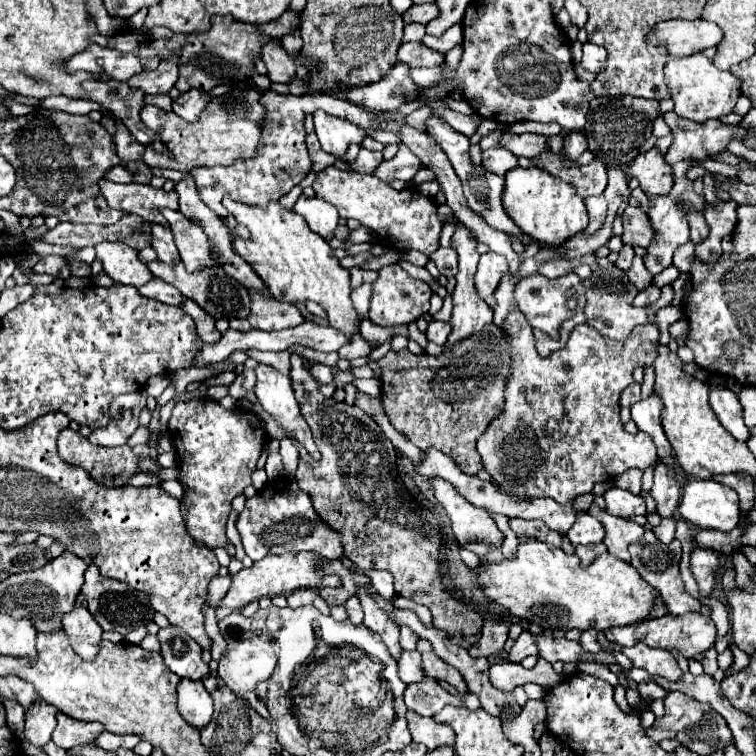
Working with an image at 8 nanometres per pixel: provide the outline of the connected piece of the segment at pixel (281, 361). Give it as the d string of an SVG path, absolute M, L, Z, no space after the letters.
M247 351L249 353L249 357L253 357L255 361L259 361L259 363L265 363L265 365L271 365L271 367L275 367L277 371L281 371L281 373L289 373L289 367L291 367L291 363L289 363L289 353L287 351L281 351L281 353L261 353L261 351Z

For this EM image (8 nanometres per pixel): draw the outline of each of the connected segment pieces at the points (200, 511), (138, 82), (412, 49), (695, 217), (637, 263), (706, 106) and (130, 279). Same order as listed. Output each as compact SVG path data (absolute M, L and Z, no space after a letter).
M193 399L175 403L167 433L177 457L177 479L183 487L181 503L187 509L187 533L209 549L225 549L229 543L225 523L231 513L231 501L251 485L257 459L267 443L265 429L251 409L223 409L213 399Z
M171 57L167 61L161 61L155 71L143 71L139 75L133 75L127 83L133 89L141 89L145 95L155 95L169 93L175 81L177 81L177 57Z
M403 43L397 51L397 59L409 67L435 67L445 61L445 55L431 51L423 43Z
M682 204L681 207L684 207L685 211L687 211L690 240L693 241L693 245L697 245L697 243L701 243L703 239L707 239L707 235L709 235L709 225L705 223L705 217L701 215L701 213L697 213L690 207L685 207L685 205Z
M635 255L635 259L633 259L633 265L631 265L631 269L629 271L625 271L625 275L627 275L627 279L641 291L641 289L645 289L651 281L653 281L653 275L645 269L645 263L643 263L643 257L639 257L639 255Z
M703 53L689 57L669 57L665 63L665 83L669 85L671 99L675 101L673 111L679 117L695 123L705 123L707 119L719 119L731 113L741 95L741 81L729 71L719 71Z
M99 243L95 245L95 253L103 271L115 283L141 287L153 277L147 265L137 259L137 249L131 249L125 243Z

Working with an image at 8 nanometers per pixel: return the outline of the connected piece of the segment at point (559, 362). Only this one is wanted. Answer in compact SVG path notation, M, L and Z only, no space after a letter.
M609 169L609 185L603 195L609 201L607 219L603 227L593 233L577 233L561 245L565 253L553 247L539 249L531 259L519 263L517 273L505 273L493 297L493 323L503 329L509 341L509 375L505 385L503 411L489 423L477 441L485 471L495 481L501 493L521 497L551 497L557 503L569 503L577 495L589 493L595 483L611 481L623 471L637 467L645 469L657 461L657 449L647 433L627 433L619 419L619 395L633 383L633 369L637 365L651 365L657 357L659 329L657 325L639 325L625 341L601 337L591 325L577 325L563 349L541 357L535 349L533 329L525 315L519 311L513 289L525 277L539 273L539 267L553 259L577 259L593 255L599 247L607 245L619 205L629 199L627 177L619 169Z

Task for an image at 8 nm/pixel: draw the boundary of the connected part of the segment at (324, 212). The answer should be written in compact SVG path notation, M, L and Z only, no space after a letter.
M299 197L295 207L293 207L299 215L305 217L309 229L317 235L321 235L323 239L331 239L335 233L335 227L339 223L339 213L333 205L325 203L319 197L307 199L307 197Z

